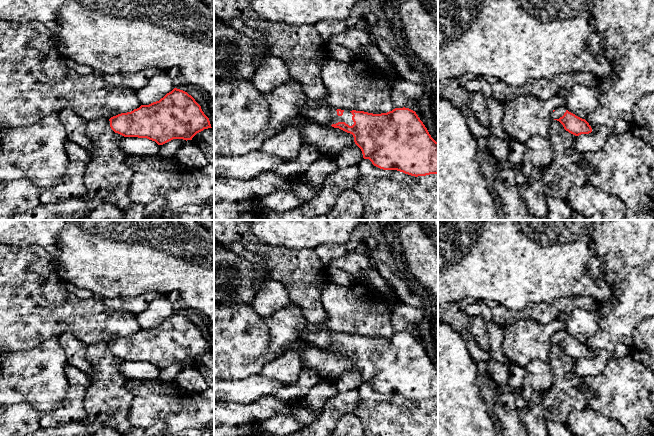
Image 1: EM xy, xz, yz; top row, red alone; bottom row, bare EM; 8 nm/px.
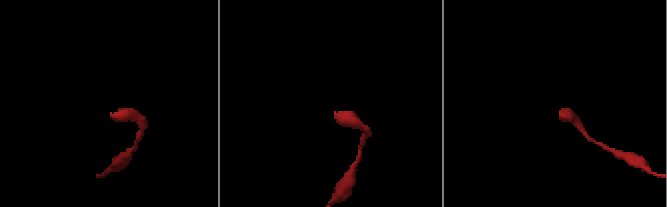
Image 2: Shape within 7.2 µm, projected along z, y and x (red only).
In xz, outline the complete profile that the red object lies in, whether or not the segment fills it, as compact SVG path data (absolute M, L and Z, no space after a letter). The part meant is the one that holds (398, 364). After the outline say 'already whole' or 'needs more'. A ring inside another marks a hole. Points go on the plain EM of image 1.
M308 323L300 333L300 339L352 358L363 382L369 383L380 393L397 394L415 401L438 398L438 366L431 361L416 336L409 332L395 332L387 337L373 338L321 331Z | needs more

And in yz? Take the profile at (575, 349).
M565 330L556 332L552 337L552 342L559 345L566 355L575 360L592 356L591 350L585 343L569 336Z | needs more

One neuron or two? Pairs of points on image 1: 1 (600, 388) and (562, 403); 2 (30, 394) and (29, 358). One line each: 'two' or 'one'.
1: two
2: one

